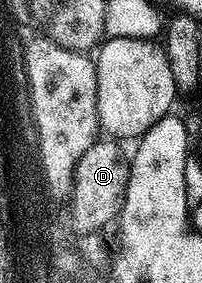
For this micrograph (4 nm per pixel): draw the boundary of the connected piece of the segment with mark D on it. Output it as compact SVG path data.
M99 139L81 156L76 165L77 191L75 191L75 225L81 231L90 231L93 235L101 232L120 216L122 203L125 201L127 183L130 179L130 160L123 155L120 145L113 139Z

